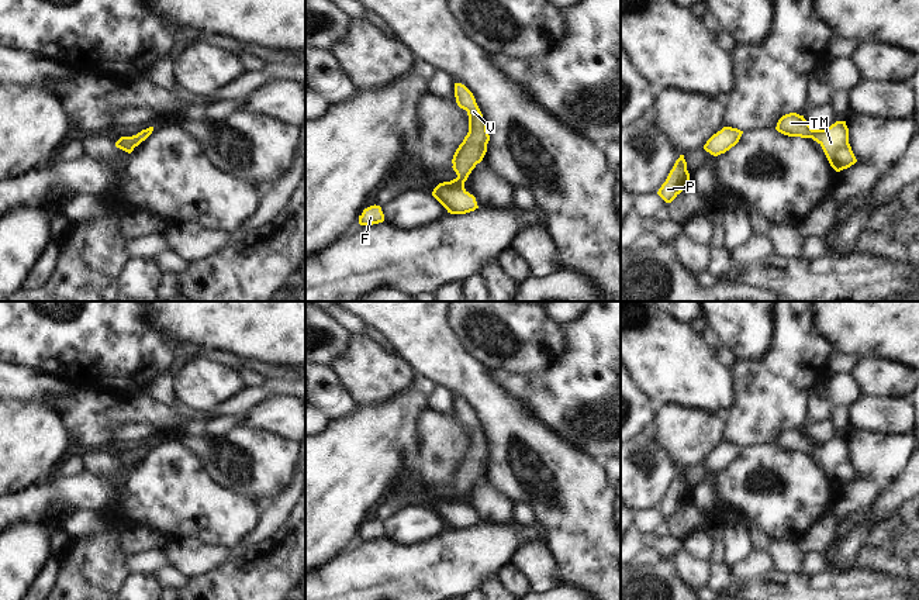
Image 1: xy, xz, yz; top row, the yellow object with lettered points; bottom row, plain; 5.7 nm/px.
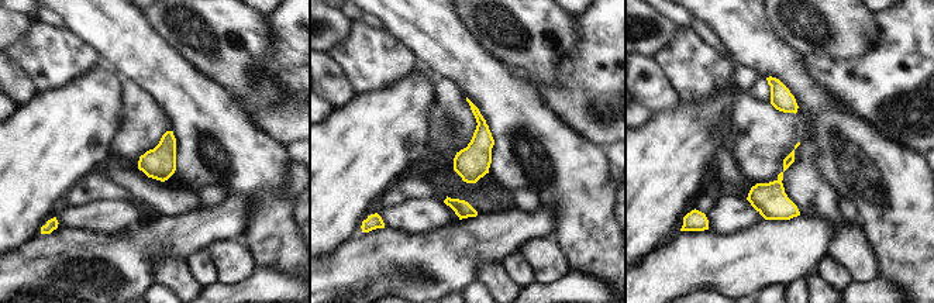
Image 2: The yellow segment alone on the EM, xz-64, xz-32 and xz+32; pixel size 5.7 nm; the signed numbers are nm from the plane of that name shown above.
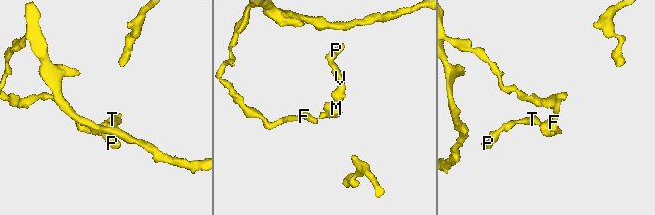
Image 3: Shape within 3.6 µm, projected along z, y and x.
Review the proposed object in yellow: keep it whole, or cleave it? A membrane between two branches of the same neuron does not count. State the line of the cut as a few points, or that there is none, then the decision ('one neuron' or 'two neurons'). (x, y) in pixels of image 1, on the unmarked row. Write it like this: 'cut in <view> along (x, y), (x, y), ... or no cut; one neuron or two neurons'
no cut; one neuron

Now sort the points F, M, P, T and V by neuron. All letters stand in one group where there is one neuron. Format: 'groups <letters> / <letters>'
groups F M P T V

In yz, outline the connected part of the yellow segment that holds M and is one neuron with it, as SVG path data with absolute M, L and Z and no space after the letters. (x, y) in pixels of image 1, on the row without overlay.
M790 428L778 435L775 445L788 452L812 454L816 456L836 487L847 485L857 477L849 459L846 437L836 437L825 445L813 445L804 431Z

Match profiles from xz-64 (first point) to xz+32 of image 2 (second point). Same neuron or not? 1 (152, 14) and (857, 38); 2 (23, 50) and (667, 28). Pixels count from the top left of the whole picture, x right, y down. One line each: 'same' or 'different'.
1: same
2: different

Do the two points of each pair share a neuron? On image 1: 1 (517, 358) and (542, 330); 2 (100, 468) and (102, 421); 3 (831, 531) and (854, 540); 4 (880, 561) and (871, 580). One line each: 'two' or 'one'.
1: one
2: two
3: two
4: two

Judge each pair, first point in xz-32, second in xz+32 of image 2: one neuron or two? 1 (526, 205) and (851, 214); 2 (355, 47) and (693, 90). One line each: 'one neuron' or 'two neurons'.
1: one neuron
2: one neuron

